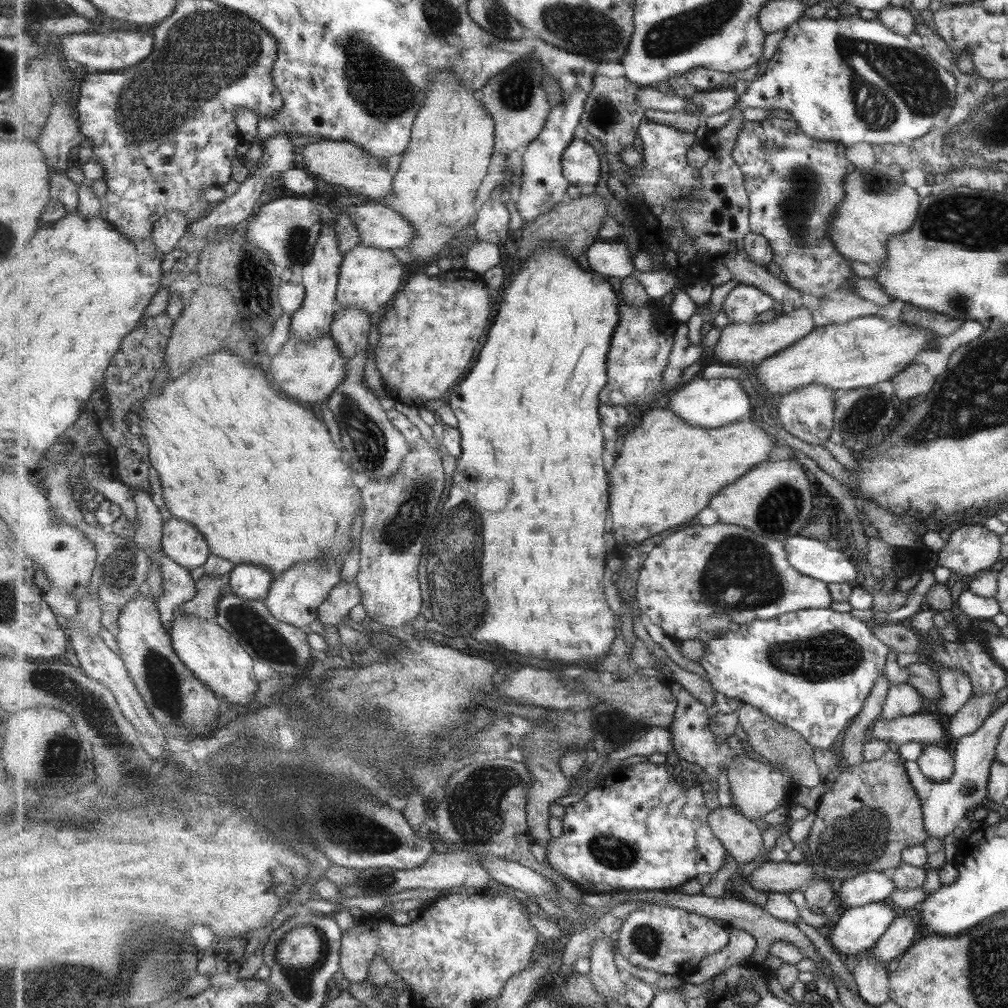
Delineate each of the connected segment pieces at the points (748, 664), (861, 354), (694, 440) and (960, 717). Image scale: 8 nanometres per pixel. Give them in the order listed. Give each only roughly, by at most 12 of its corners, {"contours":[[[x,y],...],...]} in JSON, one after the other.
{"contours":[[[847,612],[711,635],[716,691],[835,747],[887,659]],[[865,316],[756,366],[773,398],[874,386],[935,339]],[[646,410],[610,470],[613,540],[697,519],[777,444]],[[975,694],[945,730],[950,743],[977,730],[995,694]]]}

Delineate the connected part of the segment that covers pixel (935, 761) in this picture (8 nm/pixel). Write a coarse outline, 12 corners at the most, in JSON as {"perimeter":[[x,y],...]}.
{"perimeter":[[924,746],[916,762],[925,779],[954,773],[950,746]]}

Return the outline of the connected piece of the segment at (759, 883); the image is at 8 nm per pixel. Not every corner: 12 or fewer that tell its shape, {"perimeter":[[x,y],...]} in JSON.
{"perimeter":[[767,861],[747,878],[757,890],[790,895],[817,878],[813,866]]}

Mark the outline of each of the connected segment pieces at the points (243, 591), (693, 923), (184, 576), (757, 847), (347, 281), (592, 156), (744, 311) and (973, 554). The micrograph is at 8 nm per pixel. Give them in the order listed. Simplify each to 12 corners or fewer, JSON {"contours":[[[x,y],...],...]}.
{"contours":[[[238,564],[229,574],[230,592],[265,601],[273,580],[258,564]],[[642,903],[616,933],[633,966],[693,974],[729,944],[715,919]],[[167,556],[156,561],[165,578],[158,611],[171,634],[178,606],[193,600],[198,582]],[[731,804],[710,827],[739,867],[765,851],[757,824]],[[360,244],[343,259],[341,308],[379,312],[405,270],[390,250]],[[584,139],[563,153],[570,185],[589,189],[601,178],[601,158]],[[739,283],[722,304],[731,323],[755,323],[782,306],[756,286]],[[983,525],[953,530],[937,566],[958,575],[984,572],[1001,541]]]}

